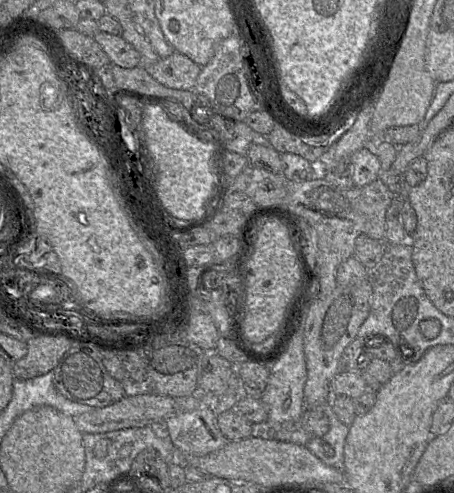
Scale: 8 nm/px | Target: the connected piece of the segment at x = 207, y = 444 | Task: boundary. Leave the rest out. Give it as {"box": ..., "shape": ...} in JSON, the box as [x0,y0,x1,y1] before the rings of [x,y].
{"box":[164,407,228,456],"shape":[[[213,407],[177,414],[164,423],[174,446],[182,454],[204,456],[228,442],[218,428],[217,411]]]}

